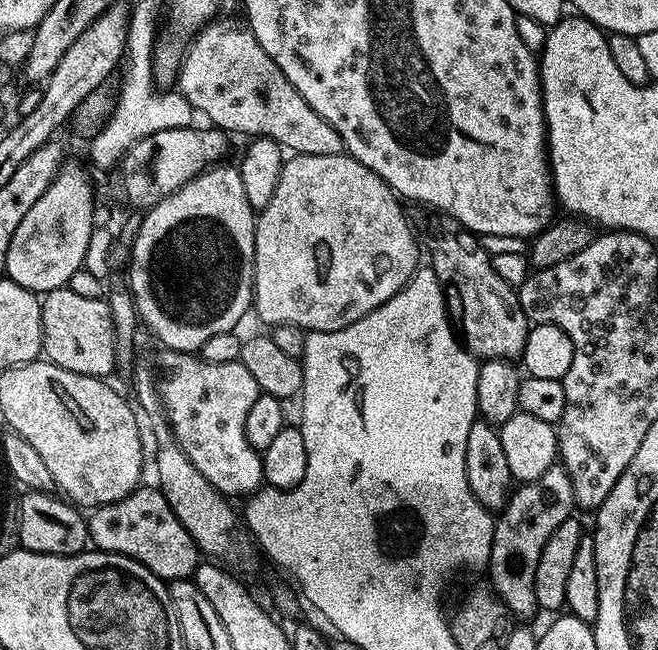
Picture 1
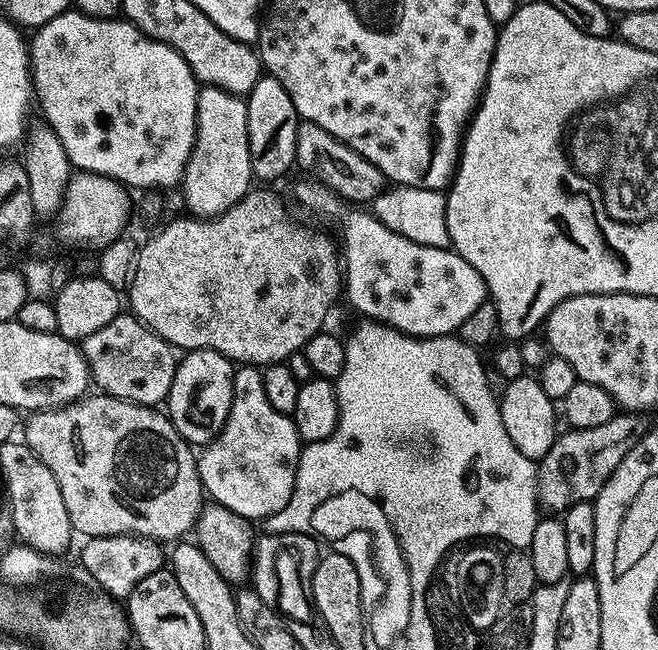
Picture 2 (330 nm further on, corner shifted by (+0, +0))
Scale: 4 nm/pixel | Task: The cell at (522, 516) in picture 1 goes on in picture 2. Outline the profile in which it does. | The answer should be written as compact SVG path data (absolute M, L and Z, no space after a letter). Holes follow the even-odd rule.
M616 414L602 426L590 430L574 428L565 431L565 436L564 433L557 435L550 450L538 461L536 491L539 503L560 514L574 504L595 501L610 474L614 474L628 452L630 441L641 435L642 427L636 420L639 419L632 414Z

